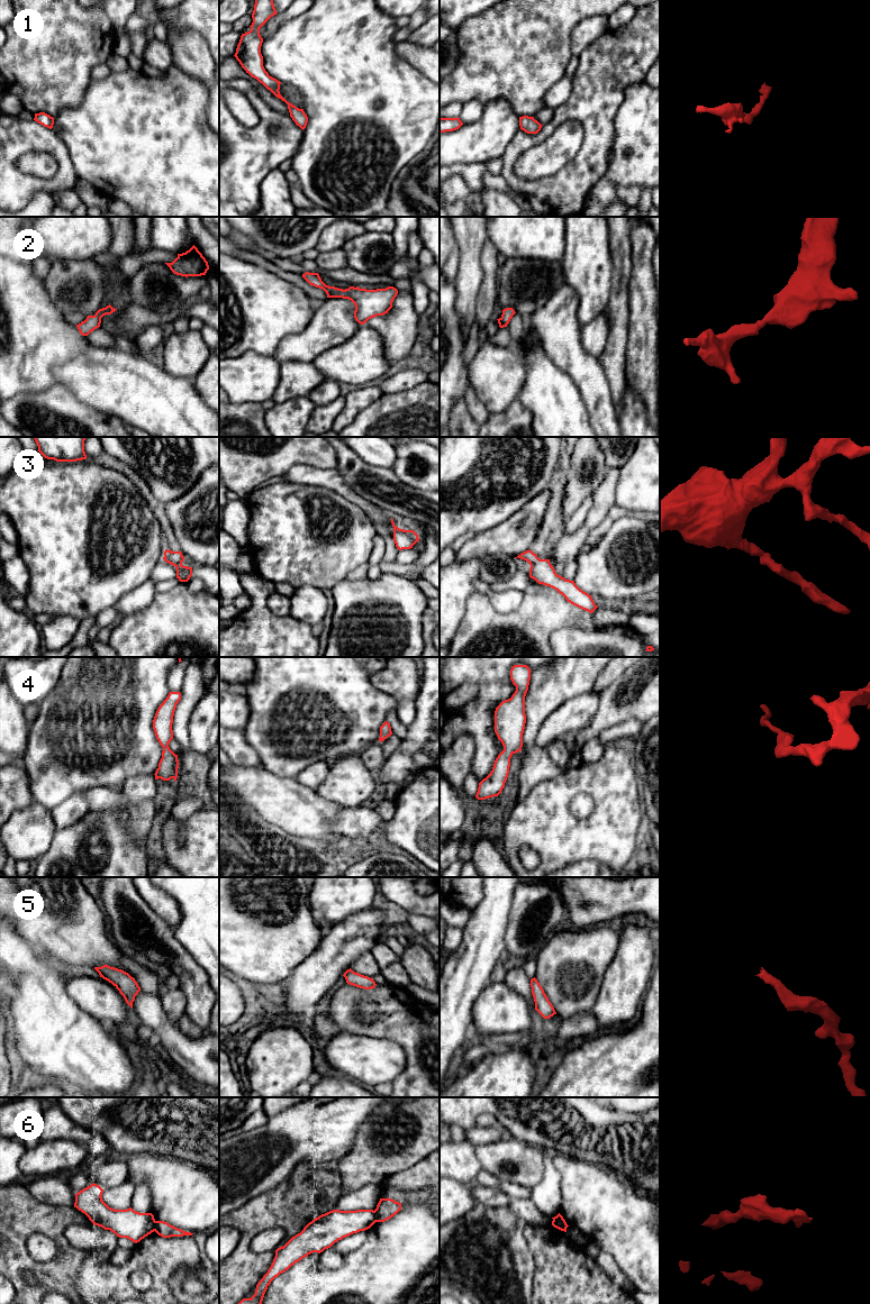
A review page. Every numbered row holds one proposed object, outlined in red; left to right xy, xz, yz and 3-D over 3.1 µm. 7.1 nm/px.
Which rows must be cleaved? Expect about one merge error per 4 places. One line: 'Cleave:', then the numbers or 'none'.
Cleave: 6

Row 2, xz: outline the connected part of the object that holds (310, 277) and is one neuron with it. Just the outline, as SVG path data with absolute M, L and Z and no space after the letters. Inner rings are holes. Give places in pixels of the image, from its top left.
M306 272L302 277L316 288L323 289L327 298L343 298L351 300L355 306L354 318L364 325L369 319L377 316L383 316L392 308L392 302L398 294L398 290L393 286L386 289L366 290L359 286L350 286L348 289L338 289L326 285L318 273Z

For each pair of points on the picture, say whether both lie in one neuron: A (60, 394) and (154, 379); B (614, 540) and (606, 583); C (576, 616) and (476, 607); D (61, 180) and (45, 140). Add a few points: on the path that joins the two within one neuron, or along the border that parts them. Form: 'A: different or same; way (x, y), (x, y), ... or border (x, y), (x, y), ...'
A: different; border (57, 383), (65, 386), (80, 401), (92, 407)
B: same; way (614, 550), (613, 573)
C: same; way (551, 620), (543, 625), (500, 625)
D: same; way (63, 170), (63, 158), (55, 151)

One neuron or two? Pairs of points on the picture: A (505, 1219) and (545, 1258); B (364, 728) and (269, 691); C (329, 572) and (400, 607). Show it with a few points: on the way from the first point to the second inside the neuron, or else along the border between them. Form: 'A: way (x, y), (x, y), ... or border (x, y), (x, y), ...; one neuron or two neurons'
A: border (525, 1224), (524, 1238), (535, 1263); two neurons
B: way (341, 704), (327, 691), (292, 689); one neuron
C: border (345, 577), (332, 589); two neurons

